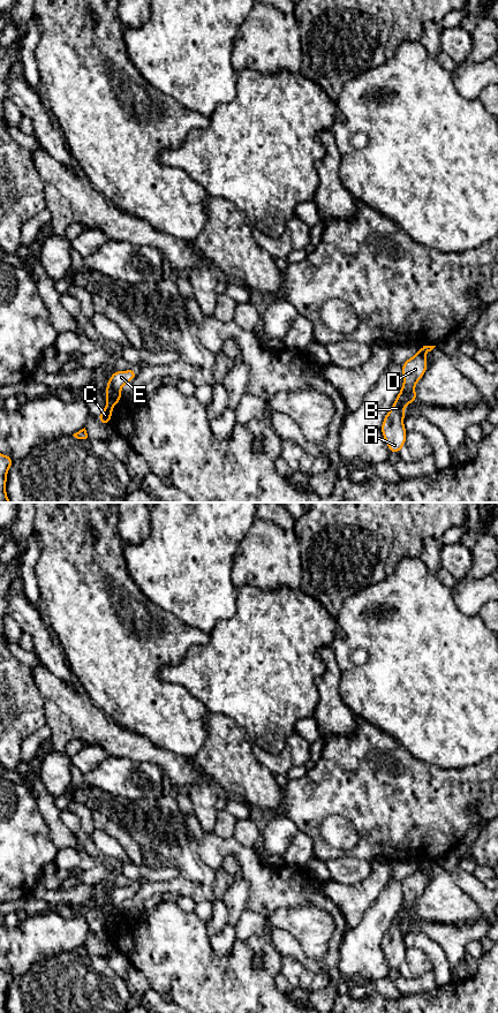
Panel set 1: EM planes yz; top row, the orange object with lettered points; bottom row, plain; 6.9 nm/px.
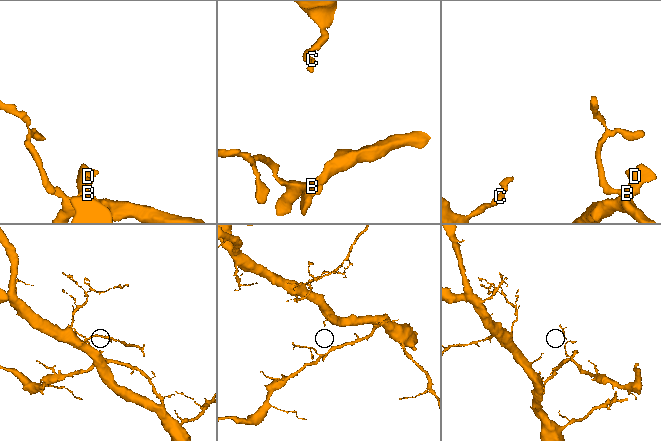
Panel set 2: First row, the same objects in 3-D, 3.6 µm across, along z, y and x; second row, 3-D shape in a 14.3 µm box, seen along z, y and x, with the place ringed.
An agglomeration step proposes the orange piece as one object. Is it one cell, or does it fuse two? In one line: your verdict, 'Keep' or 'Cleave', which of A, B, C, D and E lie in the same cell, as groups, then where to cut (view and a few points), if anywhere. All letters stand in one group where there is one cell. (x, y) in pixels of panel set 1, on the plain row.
Cleave. Groups: A B C D / E. Split along yz (106, 906), (120, 907)

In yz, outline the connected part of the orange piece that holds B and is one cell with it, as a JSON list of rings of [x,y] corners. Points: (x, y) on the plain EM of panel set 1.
[[[423,862],[418,868],[402,879],[403,900],[390,928],[382,939],[382,951],[392,969],[399,969],[406,959],[407,947],[403,942],[406,922],[417,916],[415,901],[427,887],[428,876],[425,870],[436,862]]]

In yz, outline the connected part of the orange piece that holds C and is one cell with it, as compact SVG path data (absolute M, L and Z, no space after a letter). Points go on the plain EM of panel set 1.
M106 907L106 923L104 927L98 931L99 937L107 942L112 935L113 923L120 917L122 914L121 907Z

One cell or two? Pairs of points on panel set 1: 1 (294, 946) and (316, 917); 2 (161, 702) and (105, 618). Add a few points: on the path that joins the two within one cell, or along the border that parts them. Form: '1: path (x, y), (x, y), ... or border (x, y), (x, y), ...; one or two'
1: border (274, 928), (287, 930), (307, 955), (318, 959); two
2: path (141, 681), (119, 659), (117, 641), (114, 639); one

